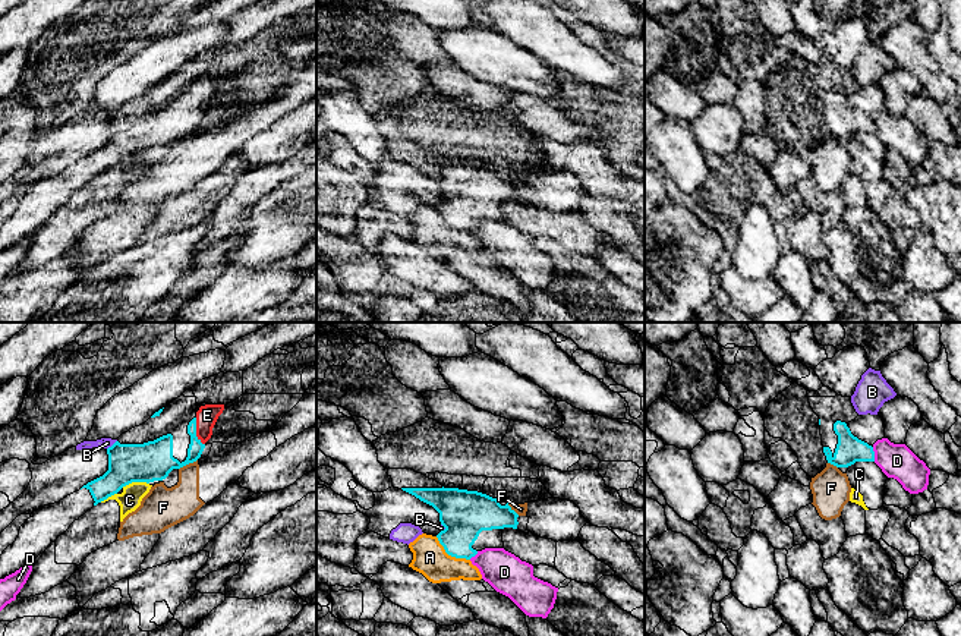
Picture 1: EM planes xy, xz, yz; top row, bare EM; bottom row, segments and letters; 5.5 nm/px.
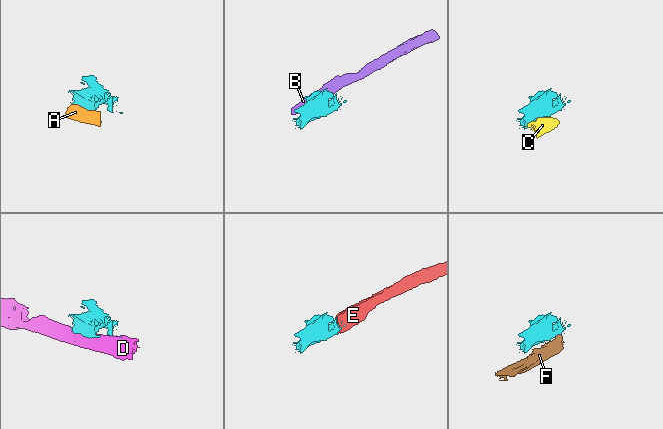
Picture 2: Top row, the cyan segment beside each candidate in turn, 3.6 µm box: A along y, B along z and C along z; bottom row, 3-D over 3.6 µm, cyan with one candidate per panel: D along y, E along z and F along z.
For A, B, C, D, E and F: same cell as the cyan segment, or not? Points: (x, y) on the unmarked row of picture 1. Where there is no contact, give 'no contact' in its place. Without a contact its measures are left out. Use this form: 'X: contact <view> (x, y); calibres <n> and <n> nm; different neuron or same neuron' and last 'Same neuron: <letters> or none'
A: contact xz (450, 226); calibres 260 and 190 nm; different neuron
B: contact xy (113, 116); calibres 220 and 50 nm; different neuron
C: contact xy (135, 153); calibres 220 and 120 nm; different neuron
D: contact yz (873, 126); calibres 150 and 190 nm; different neuron
E: contact xy (195, 103); calibres 180 and 120 nm; same neuron
F: contact xy (188, 135); calibres 220 and 200 nm; different neuron
Same neuron: E

